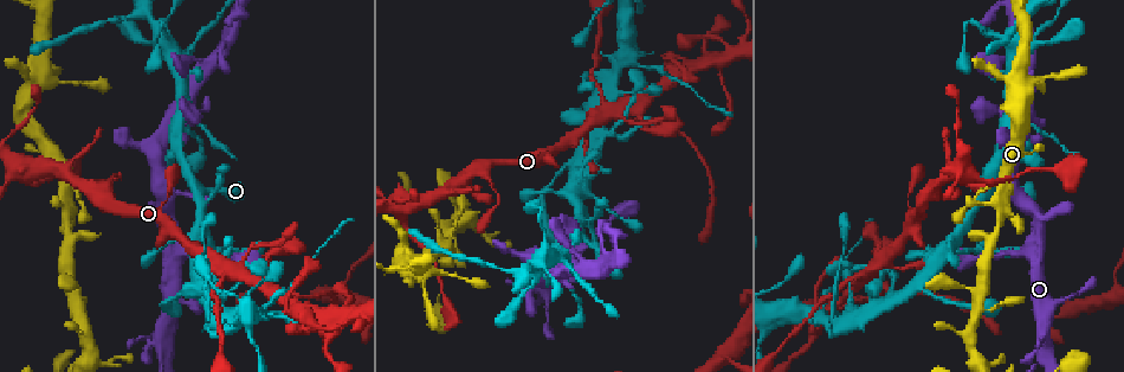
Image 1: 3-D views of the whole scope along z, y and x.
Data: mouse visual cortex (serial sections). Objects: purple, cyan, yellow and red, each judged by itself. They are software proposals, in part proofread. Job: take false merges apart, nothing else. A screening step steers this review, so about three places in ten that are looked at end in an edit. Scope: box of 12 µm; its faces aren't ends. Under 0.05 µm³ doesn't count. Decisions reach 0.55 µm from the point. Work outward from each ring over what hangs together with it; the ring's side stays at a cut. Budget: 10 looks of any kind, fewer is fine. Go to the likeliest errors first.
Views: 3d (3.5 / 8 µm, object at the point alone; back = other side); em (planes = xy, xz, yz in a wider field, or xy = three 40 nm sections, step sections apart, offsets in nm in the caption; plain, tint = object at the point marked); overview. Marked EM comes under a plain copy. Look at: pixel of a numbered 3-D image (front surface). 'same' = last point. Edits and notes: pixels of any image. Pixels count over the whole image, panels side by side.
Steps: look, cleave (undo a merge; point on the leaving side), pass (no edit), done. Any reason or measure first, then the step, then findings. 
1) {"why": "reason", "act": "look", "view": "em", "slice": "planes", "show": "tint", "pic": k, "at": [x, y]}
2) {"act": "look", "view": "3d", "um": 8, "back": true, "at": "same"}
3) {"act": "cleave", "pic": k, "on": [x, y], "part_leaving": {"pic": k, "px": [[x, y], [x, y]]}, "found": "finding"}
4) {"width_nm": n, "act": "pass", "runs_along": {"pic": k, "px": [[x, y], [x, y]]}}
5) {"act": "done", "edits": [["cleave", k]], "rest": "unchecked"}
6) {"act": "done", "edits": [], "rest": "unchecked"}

{"why": "four arms meet", "act": "look", "view": "3d", "um": 3.5, "pic": 1, "at": [202, 191]}

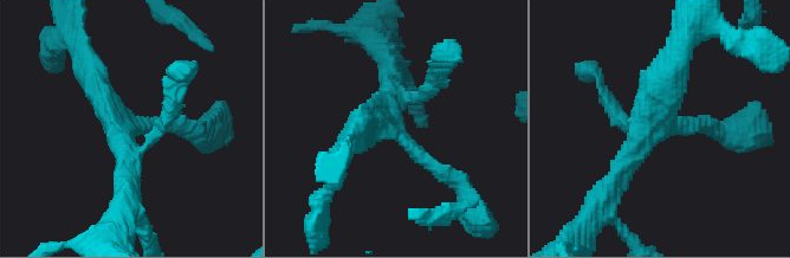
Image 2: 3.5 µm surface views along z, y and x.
{"arms": 4, "arm_widths_nm": [150, 200, 300, 400], "why": "need the tissue", "act": "look", "view": "em", "slice": "planes", "show": "tint", "pic": 2, "at": [389, 129]}

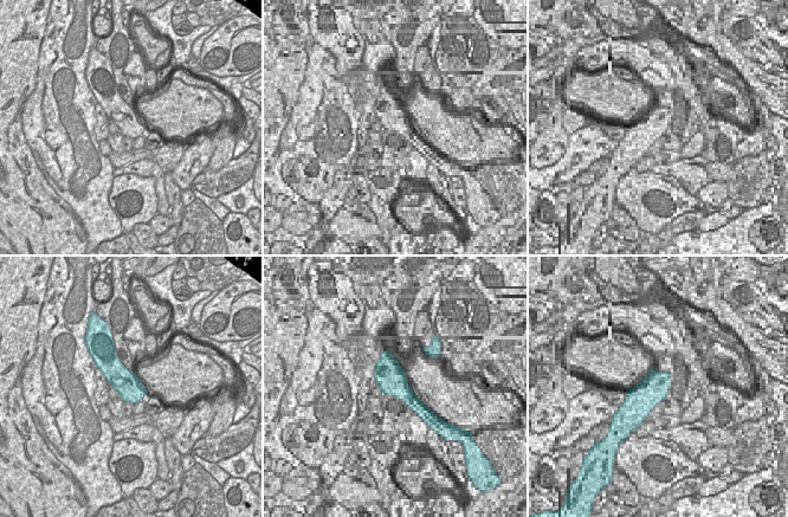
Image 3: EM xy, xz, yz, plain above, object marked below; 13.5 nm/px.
{"act": "pass", "runs_along": {"pic": 2, "px": [[451, 180], [389, 128], [393, 73]]}, "found": "one cell here"}

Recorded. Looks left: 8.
{"act": "look", "view": "3d", "um": 3.5, "pic": 1, "at": [1008, 69]}

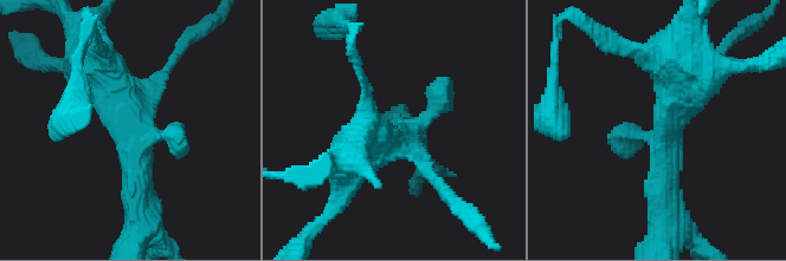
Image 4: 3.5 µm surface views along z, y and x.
{"act": "look", "view": "em", "slice": "xy", "step": 1, "show": "tint", "pic": 4, "at": [665, 142]}

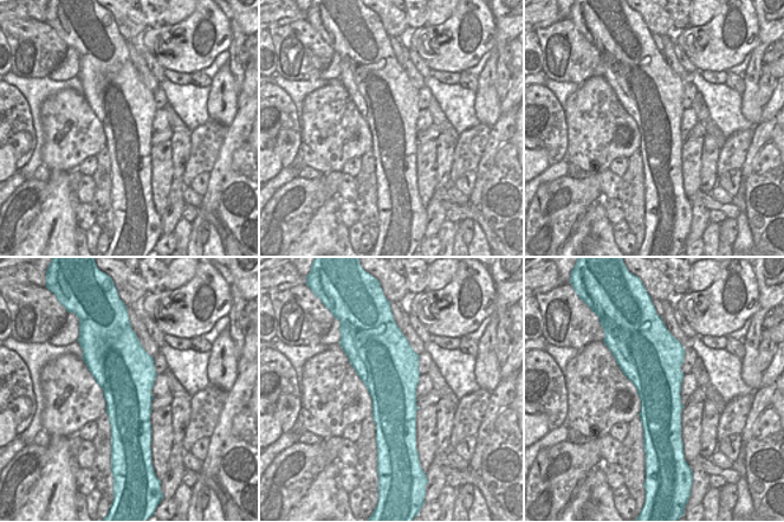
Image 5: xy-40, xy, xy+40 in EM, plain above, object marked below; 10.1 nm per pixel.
{"act": "pass", "found": "one cell here"}

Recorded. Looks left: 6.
{"act": "look", "view": "3d", "um": 3.5, "back": true, "pic": 1, "at": [116, 17]}

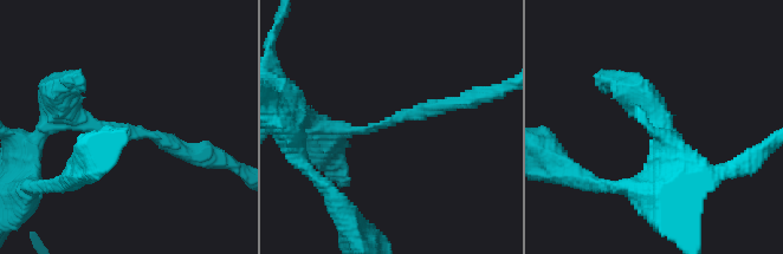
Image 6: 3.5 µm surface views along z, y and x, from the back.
{"act": "look", "view": "em", "slice": "xy", "step": 2, "show": "tint", "pic": 6, "at": [389, 120]}

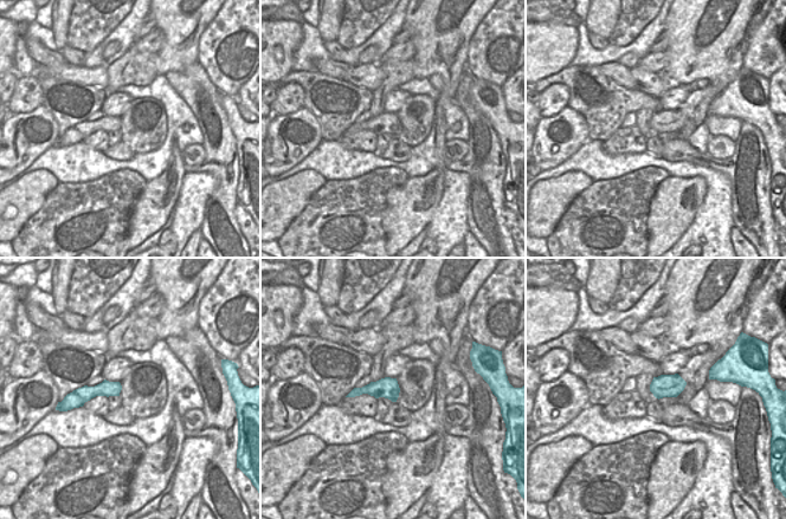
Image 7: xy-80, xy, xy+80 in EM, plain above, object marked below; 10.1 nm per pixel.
{"act": "pass", "runs_along": {"pic": 7, "px": [[117, 385], [115, 388], [77, 394]]}, "found": "one cell here"}

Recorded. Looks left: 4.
{"why": "sharp bend", "act": "look", "view": "3d", "um": 8, "back": true, "pic": 1, "at": [725, 49]}

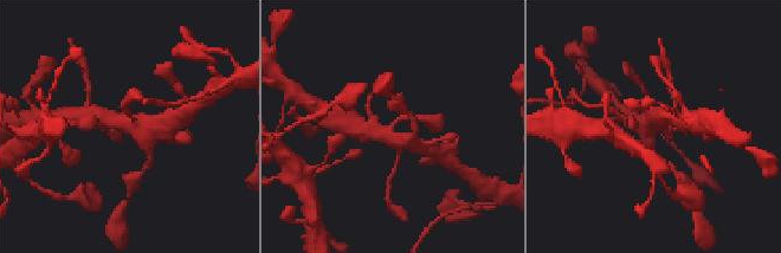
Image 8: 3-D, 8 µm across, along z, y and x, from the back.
{"why": "zoom in", "act": "look", "view": "3d", "um": 3.5, "pic": 8, "at": [123, 130]}

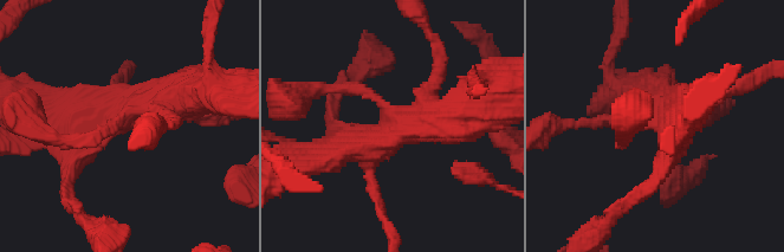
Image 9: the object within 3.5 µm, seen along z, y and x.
{"arms": 4, "arm_widths_nm": [150, 250, 400, 400], "why": "now the EM", "act": "look", "view": "em", "slice": "xy", "step": 1, "show": "tint", "pic": 9, "at": [653, 119]}

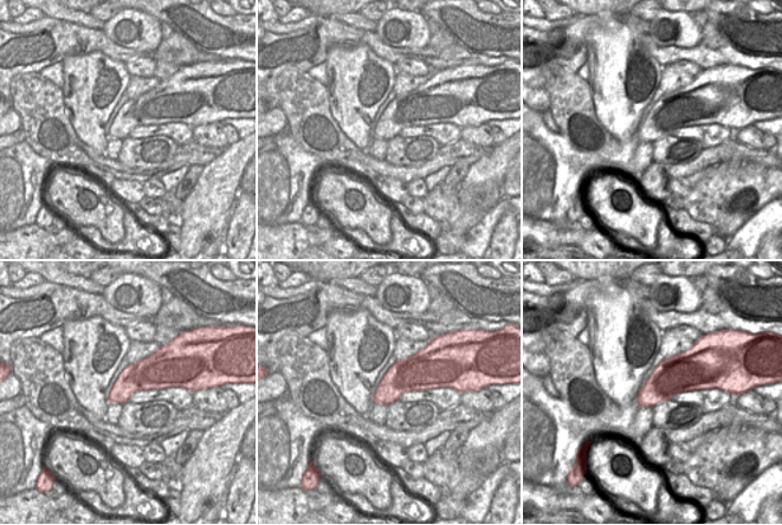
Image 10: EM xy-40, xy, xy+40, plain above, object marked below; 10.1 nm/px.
{"act": "pass", "runs_along": {"pic": 9, "px": [[688, 115], [649, 118], [622, 141]]}, "found": "continuous, no second cell"}

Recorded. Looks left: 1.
{"act": "done", "edits": [], "rest": "unchecked"}

